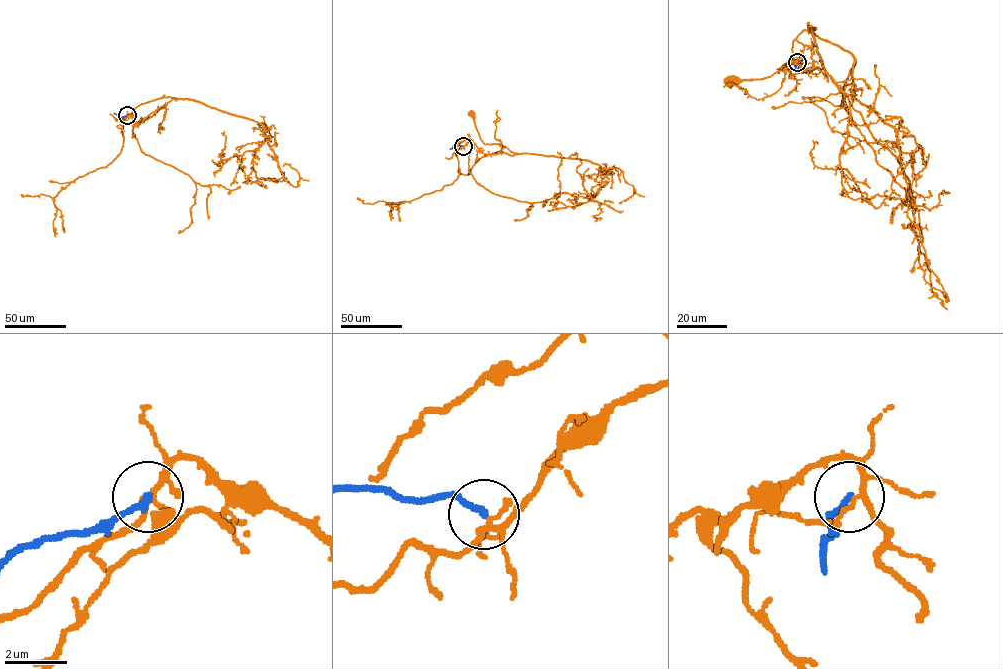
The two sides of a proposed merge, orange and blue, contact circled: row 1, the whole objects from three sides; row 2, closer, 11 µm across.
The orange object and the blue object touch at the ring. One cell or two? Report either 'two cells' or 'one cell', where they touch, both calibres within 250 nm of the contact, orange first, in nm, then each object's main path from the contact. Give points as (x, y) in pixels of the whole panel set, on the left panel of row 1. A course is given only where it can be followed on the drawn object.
two cells; place (127, 115); calibres 150 and 220 nm; course orange (127, 115), (138, 122), (167, 104), (135, 123); course blue (127, 115), (121, 118), (114, 113)

